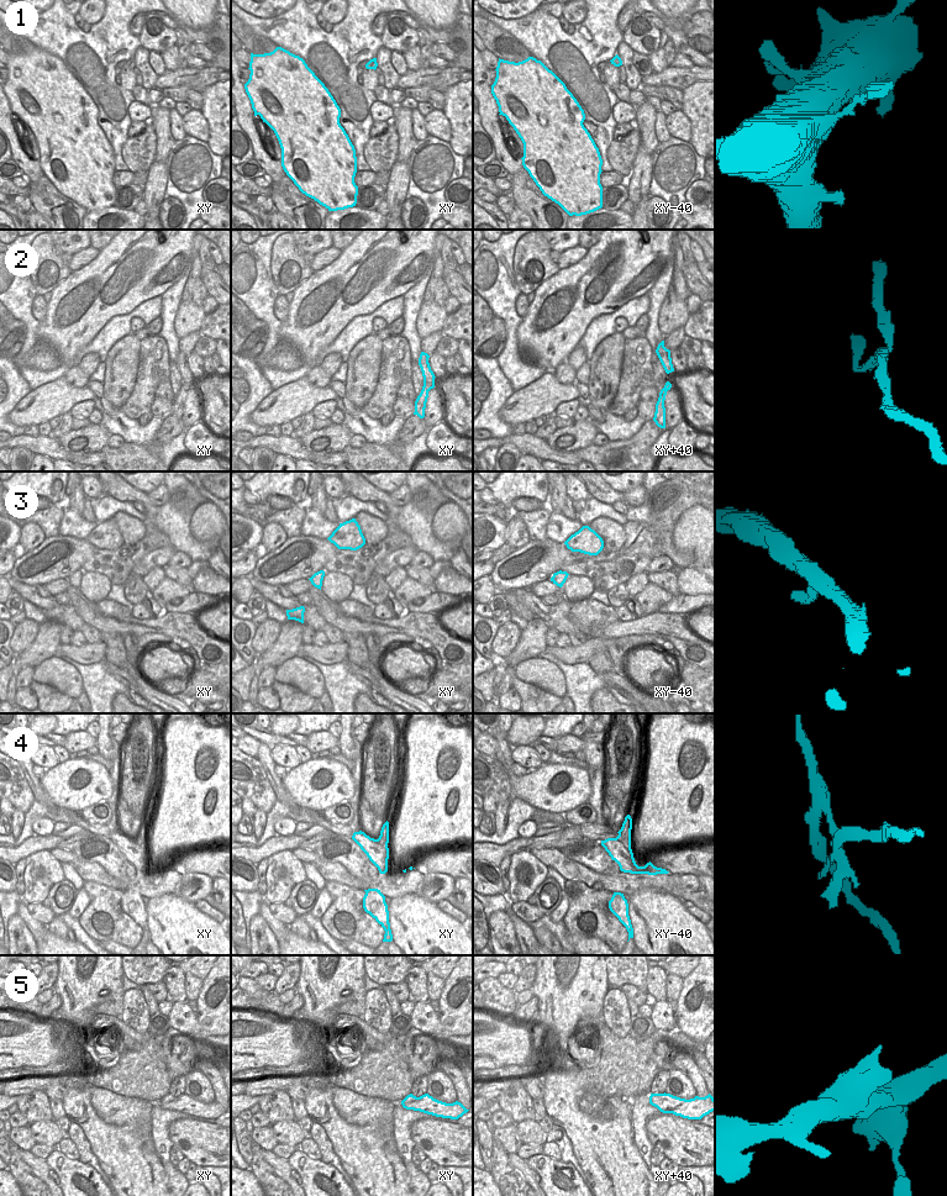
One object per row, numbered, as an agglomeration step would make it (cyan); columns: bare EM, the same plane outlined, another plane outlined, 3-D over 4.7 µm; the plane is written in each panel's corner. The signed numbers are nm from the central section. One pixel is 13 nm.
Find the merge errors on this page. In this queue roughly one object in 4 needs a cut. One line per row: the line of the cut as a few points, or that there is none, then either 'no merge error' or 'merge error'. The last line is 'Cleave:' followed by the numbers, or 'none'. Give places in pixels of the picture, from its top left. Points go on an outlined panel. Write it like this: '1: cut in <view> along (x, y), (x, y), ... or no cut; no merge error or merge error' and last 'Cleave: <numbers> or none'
1: no cut; no merge error
2: cut in xy along (424, 377), (427, 391); merge error
3: no cut; no merge error
4: cut in xy-40 along (616, 837), (630, 844); merge error
5: no cut; no merge error
Cleave: 2, 4

